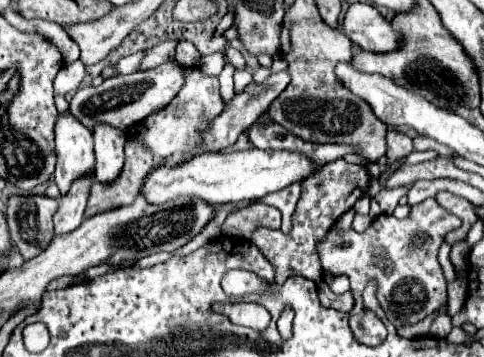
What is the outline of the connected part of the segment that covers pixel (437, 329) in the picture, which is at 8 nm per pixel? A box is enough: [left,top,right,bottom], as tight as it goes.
[430,312,450,338]

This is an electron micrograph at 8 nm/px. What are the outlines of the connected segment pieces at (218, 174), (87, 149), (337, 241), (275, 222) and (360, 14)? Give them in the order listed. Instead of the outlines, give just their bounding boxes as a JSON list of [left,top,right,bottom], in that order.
[[140,148,318,206],[54,110,94,194],[320,198,462,340],[222,204,280,240],[336,4,400,52]]

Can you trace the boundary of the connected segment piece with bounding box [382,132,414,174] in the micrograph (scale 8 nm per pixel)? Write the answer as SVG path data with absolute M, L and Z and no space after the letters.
M388 132L386 142L388 142L388 150L386 150L388 162L386 162L386 166L382 168L382 174L384 174L394 162L406 158L406 156L414 150L414 148L412 148L412 140L410 140L408 136L404 136L404 134L398 134L398 132Z

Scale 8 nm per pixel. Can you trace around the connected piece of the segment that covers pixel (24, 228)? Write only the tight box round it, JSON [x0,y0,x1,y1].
[8,196,58,260]

